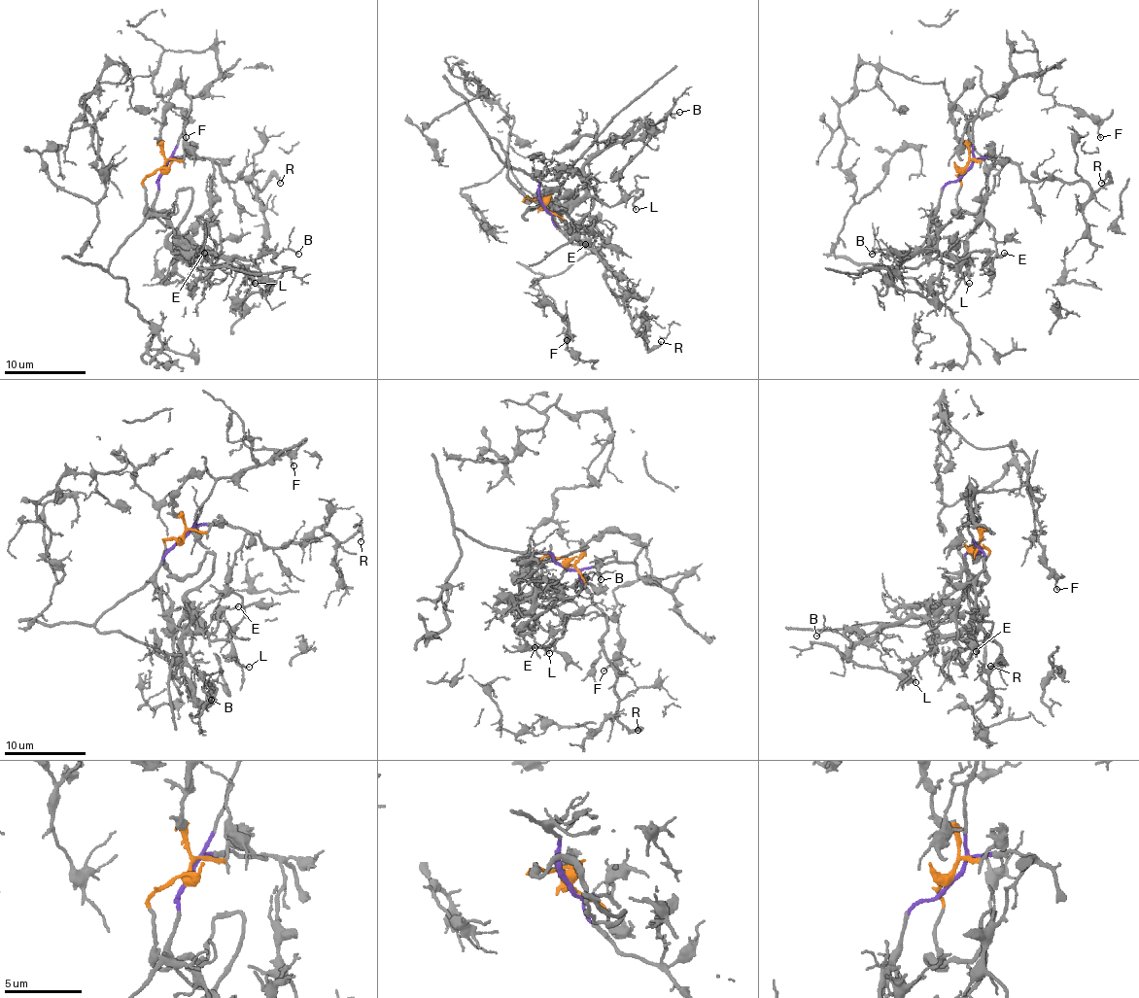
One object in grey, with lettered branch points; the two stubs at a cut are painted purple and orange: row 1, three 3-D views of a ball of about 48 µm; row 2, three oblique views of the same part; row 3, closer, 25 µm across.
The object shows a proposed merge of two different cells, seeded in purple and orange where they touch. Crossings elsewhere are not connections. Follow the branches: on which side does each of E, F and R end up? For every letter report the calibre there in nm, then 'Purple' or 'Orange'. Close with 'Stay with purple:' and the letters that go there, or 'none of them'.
E: Thickness 190 nm. Orange
F: Thickness 150 nm. Purple
R: Thickness 140 nm. Purple
Stay with purple: F, R

